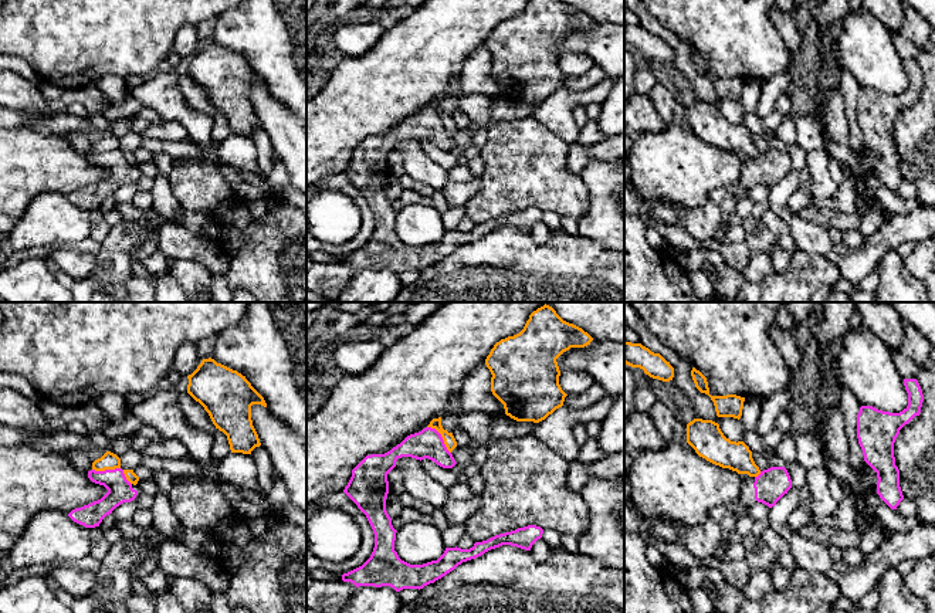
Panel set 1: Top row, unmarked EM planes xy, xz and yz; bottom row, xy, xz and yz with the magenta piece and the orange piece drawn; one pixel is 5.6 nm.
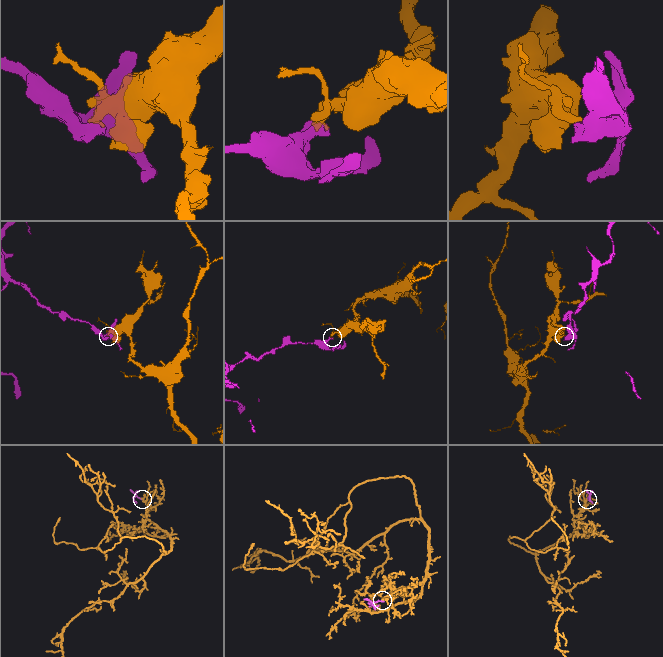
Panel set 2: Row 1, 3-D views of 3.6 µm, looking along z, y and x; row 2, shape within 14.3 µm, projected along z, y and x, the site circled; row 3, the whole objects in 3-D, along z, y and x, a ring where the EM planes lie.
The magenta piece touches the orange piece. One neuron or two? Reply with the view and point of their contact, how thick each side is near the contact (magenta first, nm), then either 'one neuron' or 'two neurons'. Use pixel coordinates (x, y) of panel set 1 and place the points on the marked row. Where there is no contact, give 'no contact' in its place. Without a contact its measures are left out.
xz (441, 437) | 160/70 nm | two neurons

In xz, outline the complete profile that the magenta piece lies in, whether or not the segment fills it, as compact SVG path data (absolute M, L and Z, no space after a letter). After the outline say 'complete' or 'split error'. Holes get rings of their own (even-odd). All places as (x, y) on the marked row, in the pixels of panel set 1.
M431 427L407 436L400 444L384 454L366 455L353 470L343 492L366 515L373 534L375 548L370 558L359 568L343 573L342 580L359 586L390 586L396 592L403 589L423 589L434 583L463 562L475 559L502 545L531 551L542 538L543 529L528 525L511 532L495 535L487 541L475 542L470 549L446 548L437 559L423 565L410 565L402 560L394 551L396 529L386 511L389 494L387 474L402 457L416 460L428 458L443 468L453 468L457 463L447 450L441 434Z; complete

